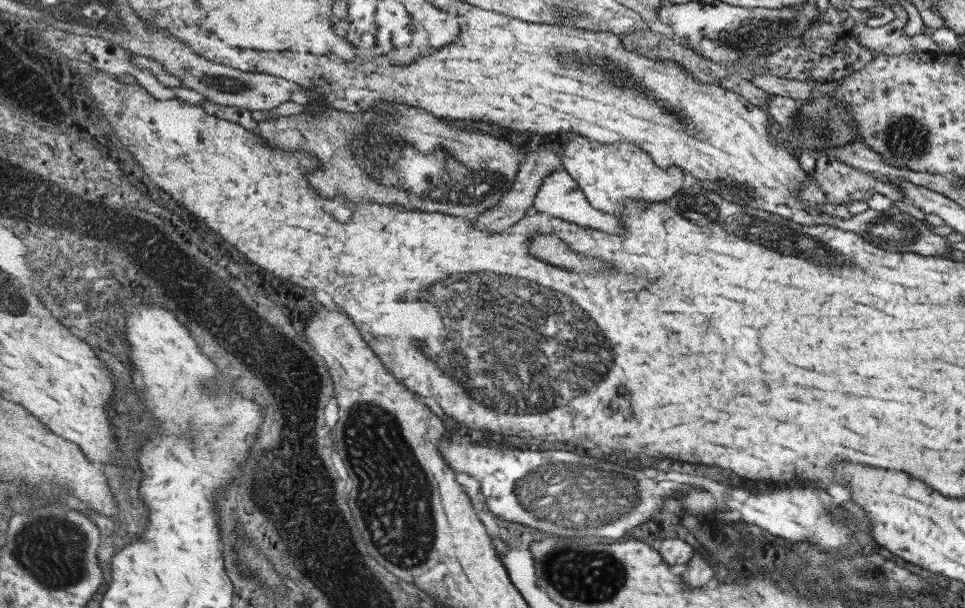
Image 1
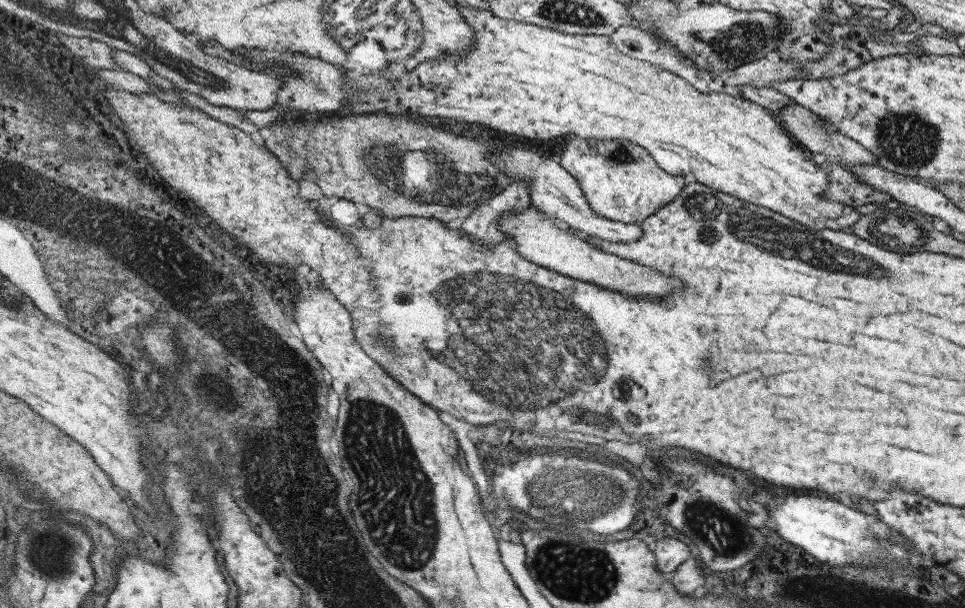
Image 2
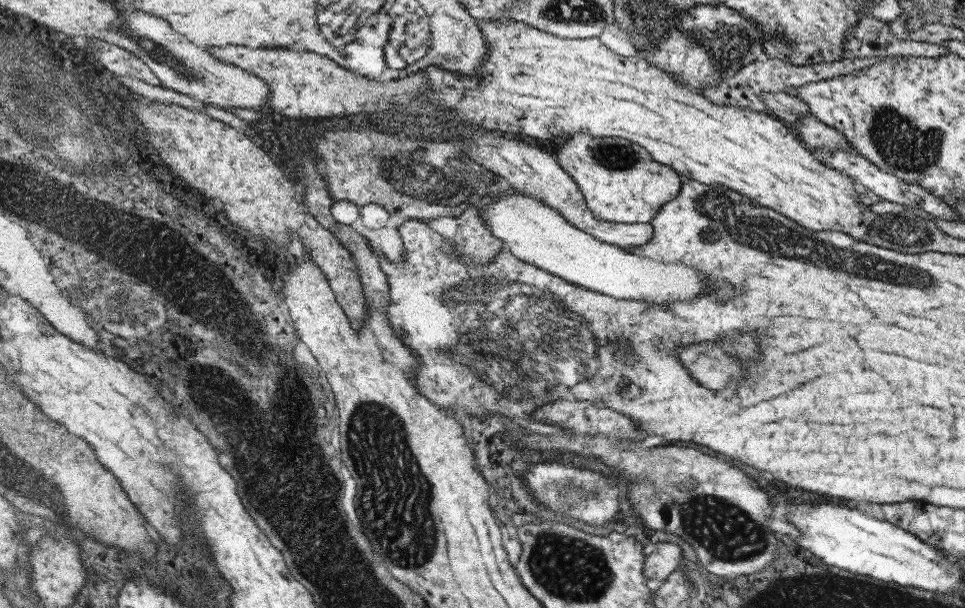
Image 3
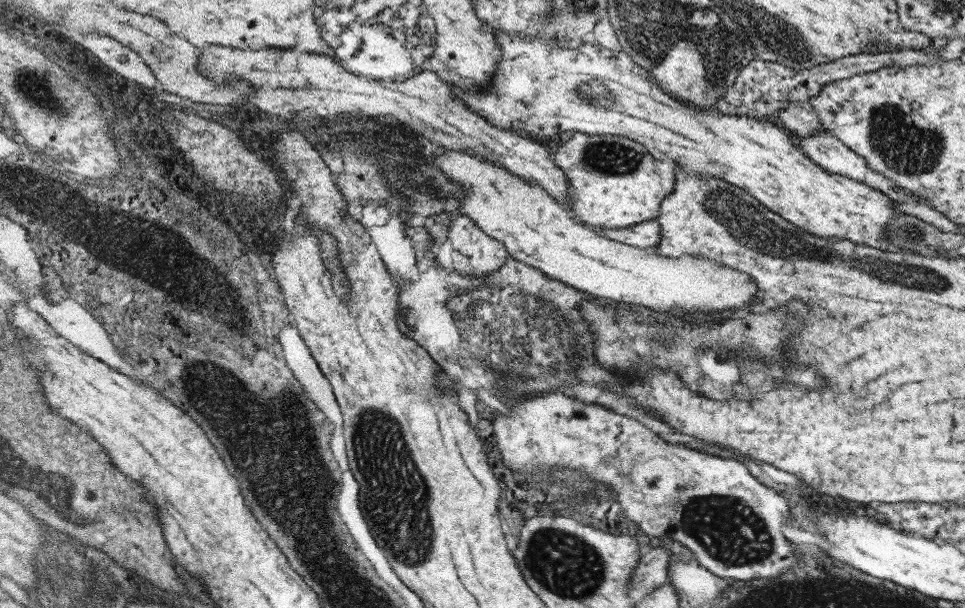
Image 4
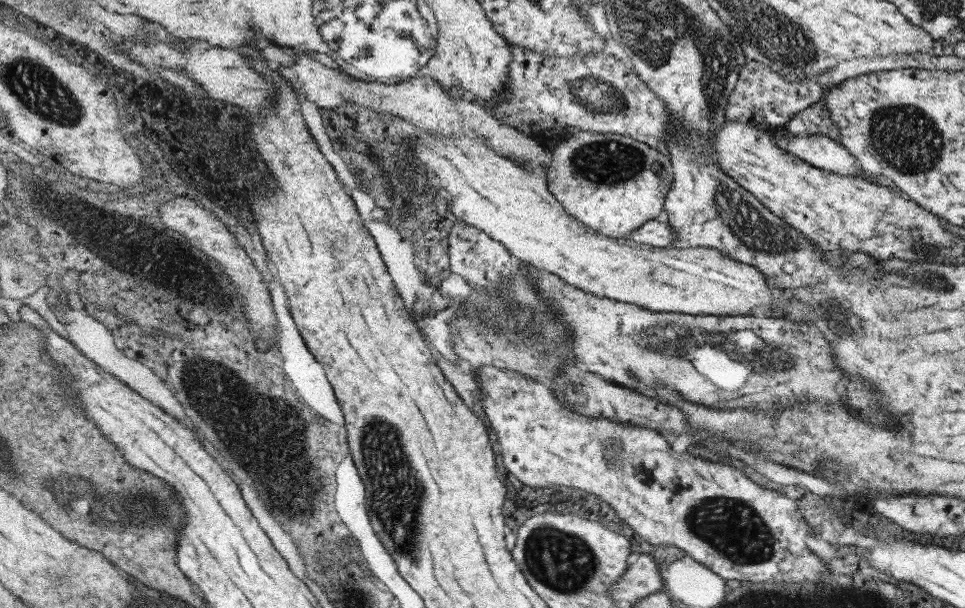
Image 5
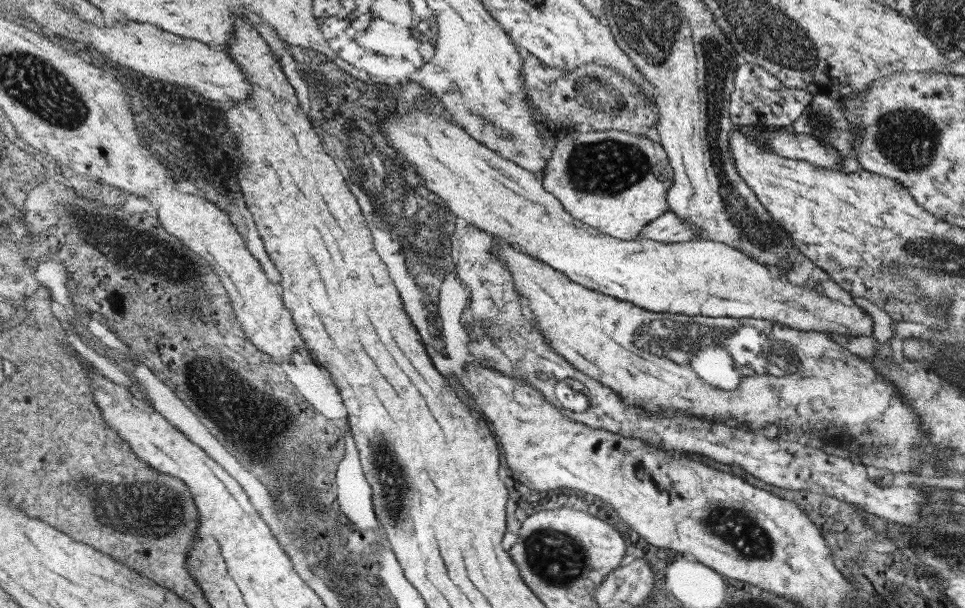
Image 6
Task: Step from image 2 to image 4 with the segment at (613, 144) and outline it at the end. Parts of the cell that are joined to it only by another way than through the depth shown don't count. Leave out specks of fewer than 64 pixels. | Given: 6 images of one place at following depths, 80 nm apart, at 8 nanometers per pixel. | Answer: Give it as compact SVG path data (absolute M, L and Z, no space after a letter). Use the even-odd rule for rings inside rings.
M577 132L558 148L554 160L567 173L574 218L603 229L626 229L657 219L662 202L674 193L678 179L672 161L655 158L635 139L615 135Z

